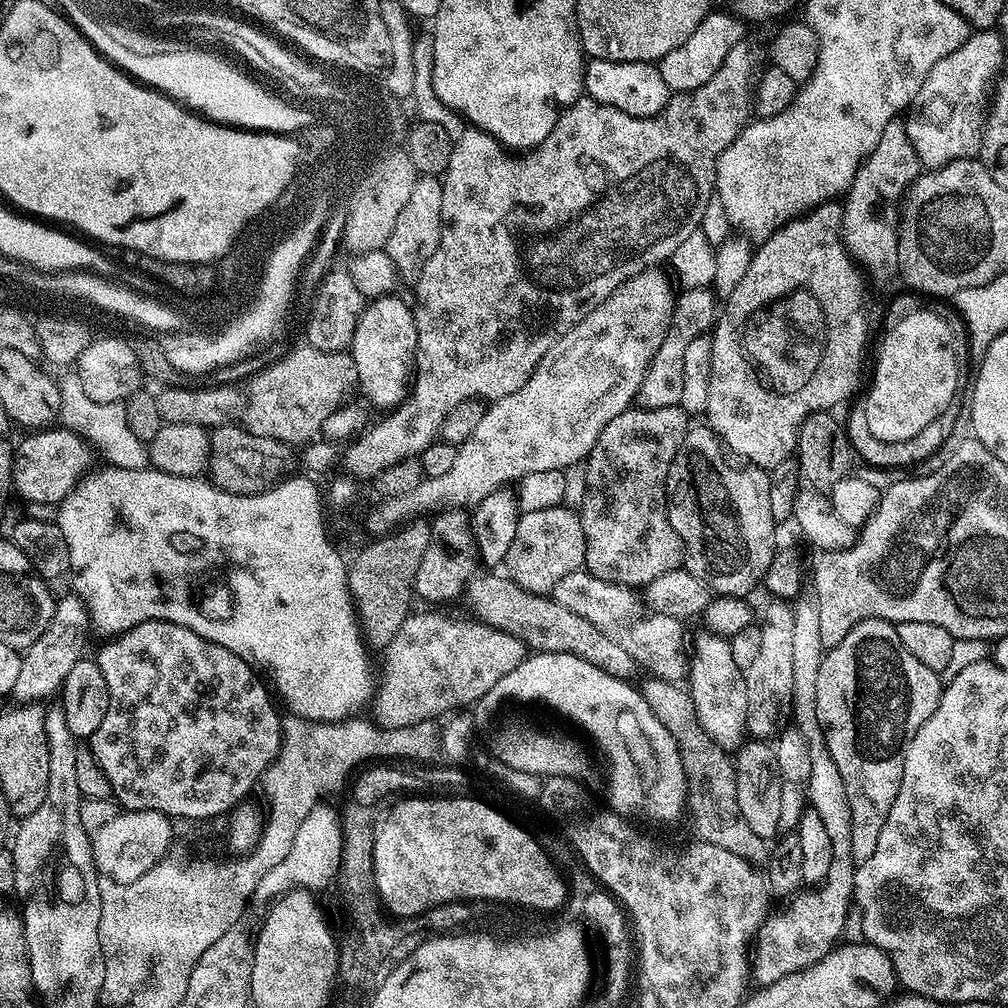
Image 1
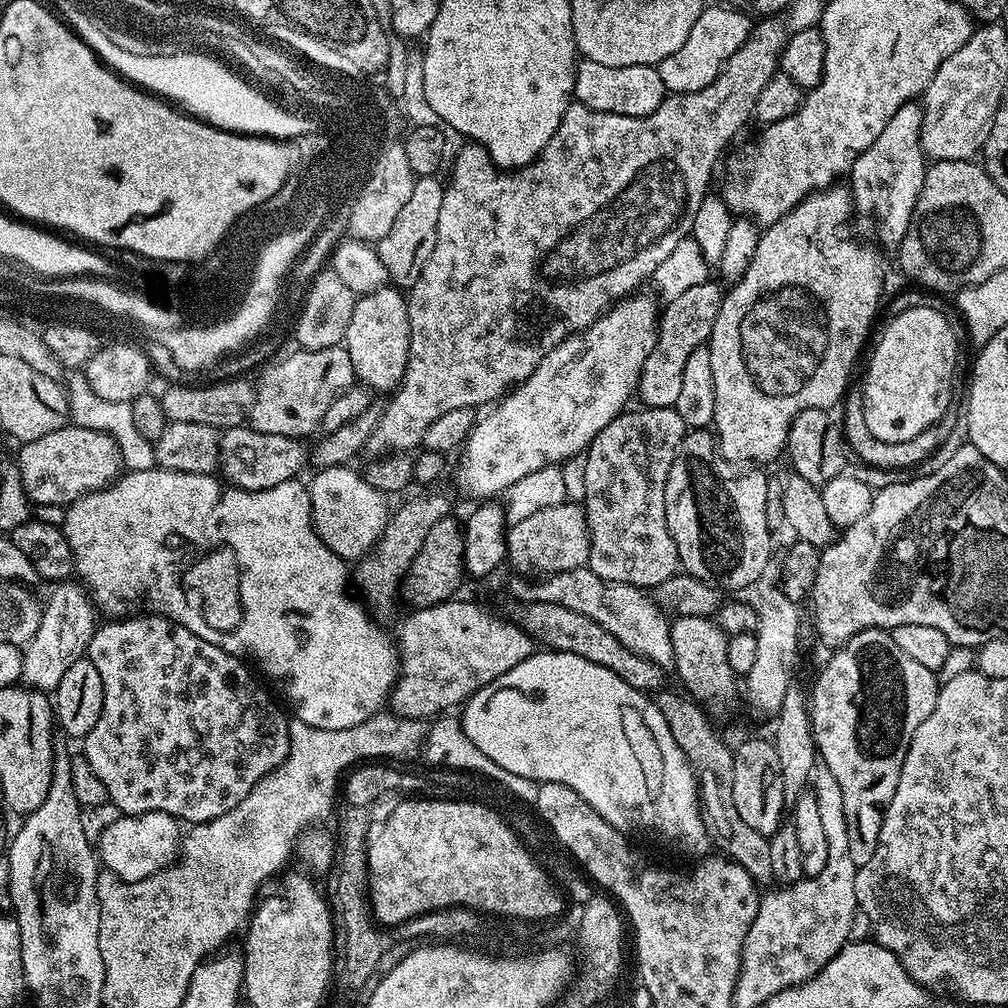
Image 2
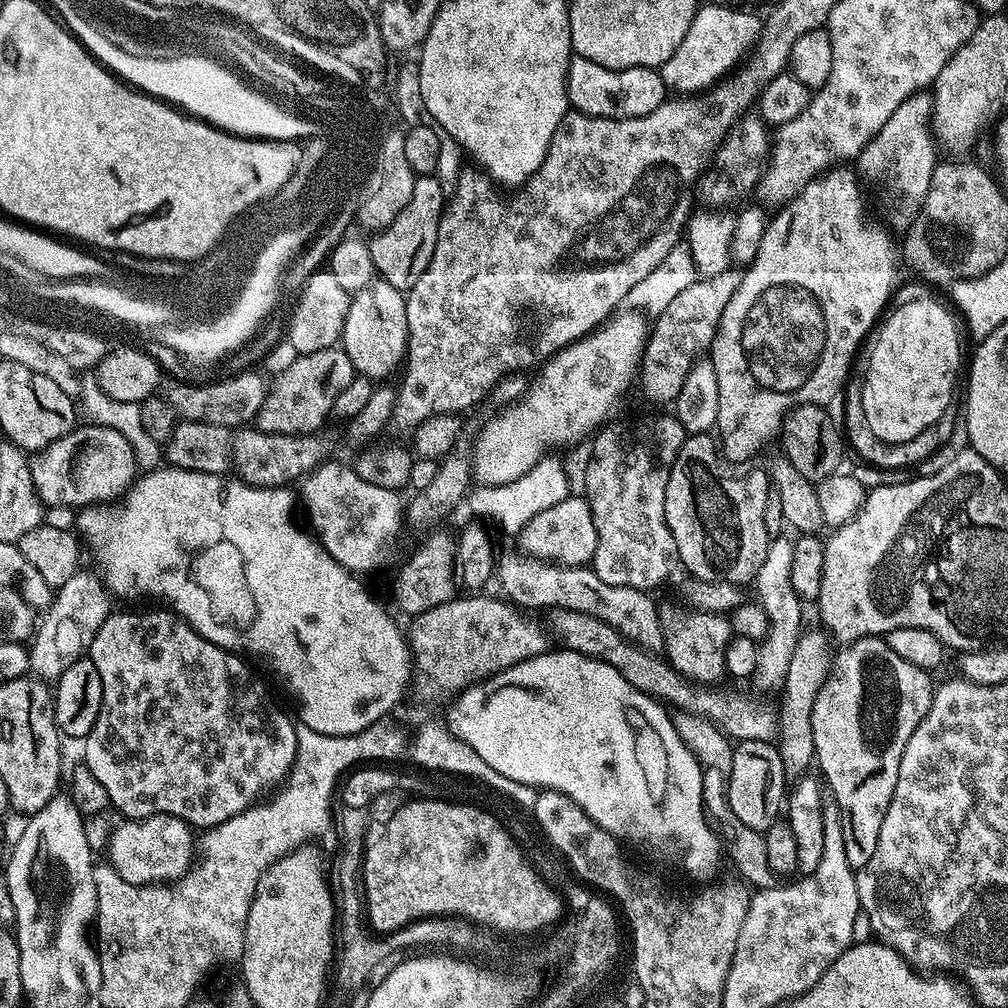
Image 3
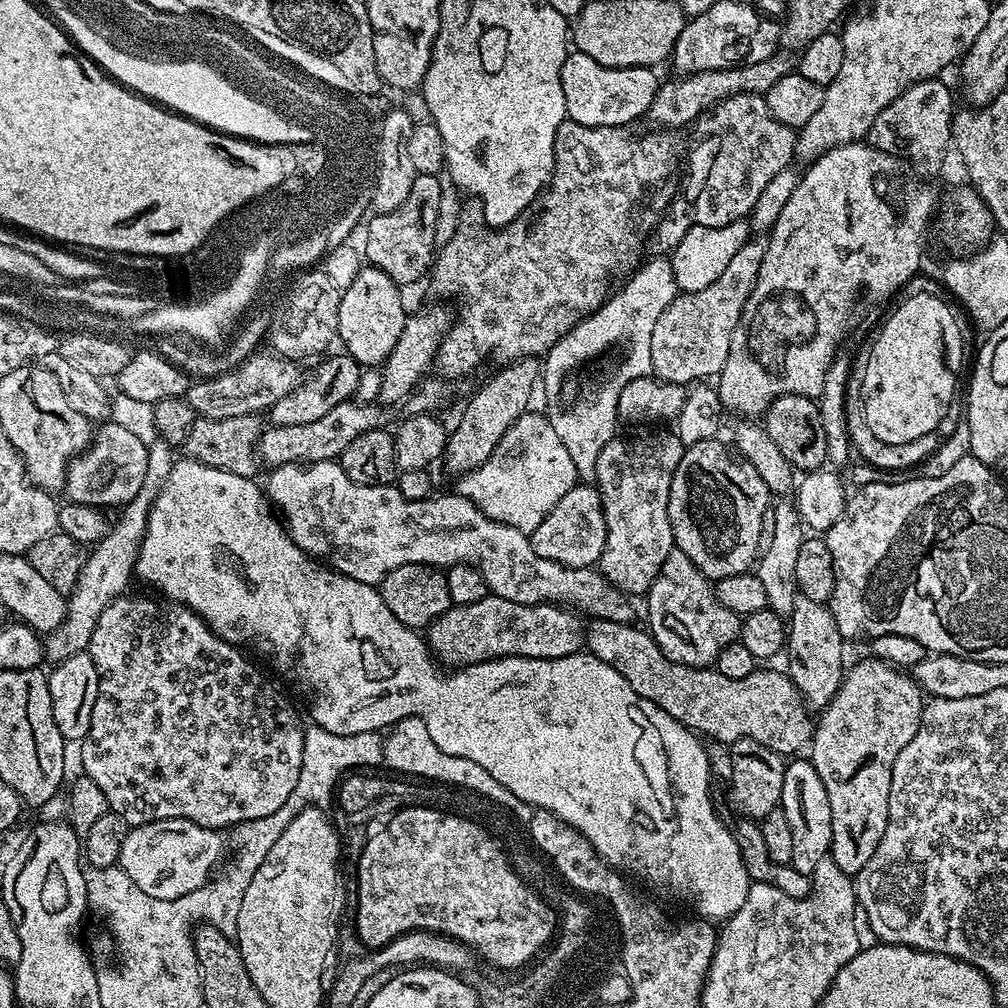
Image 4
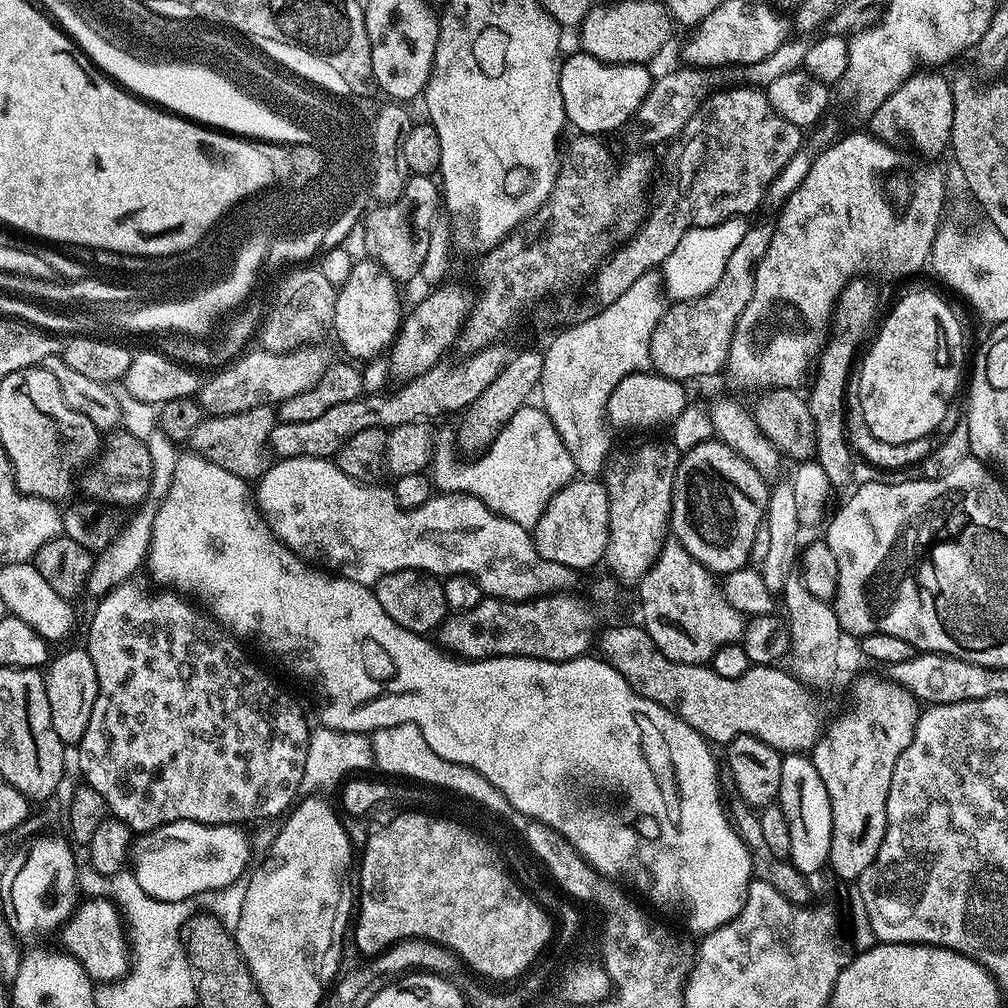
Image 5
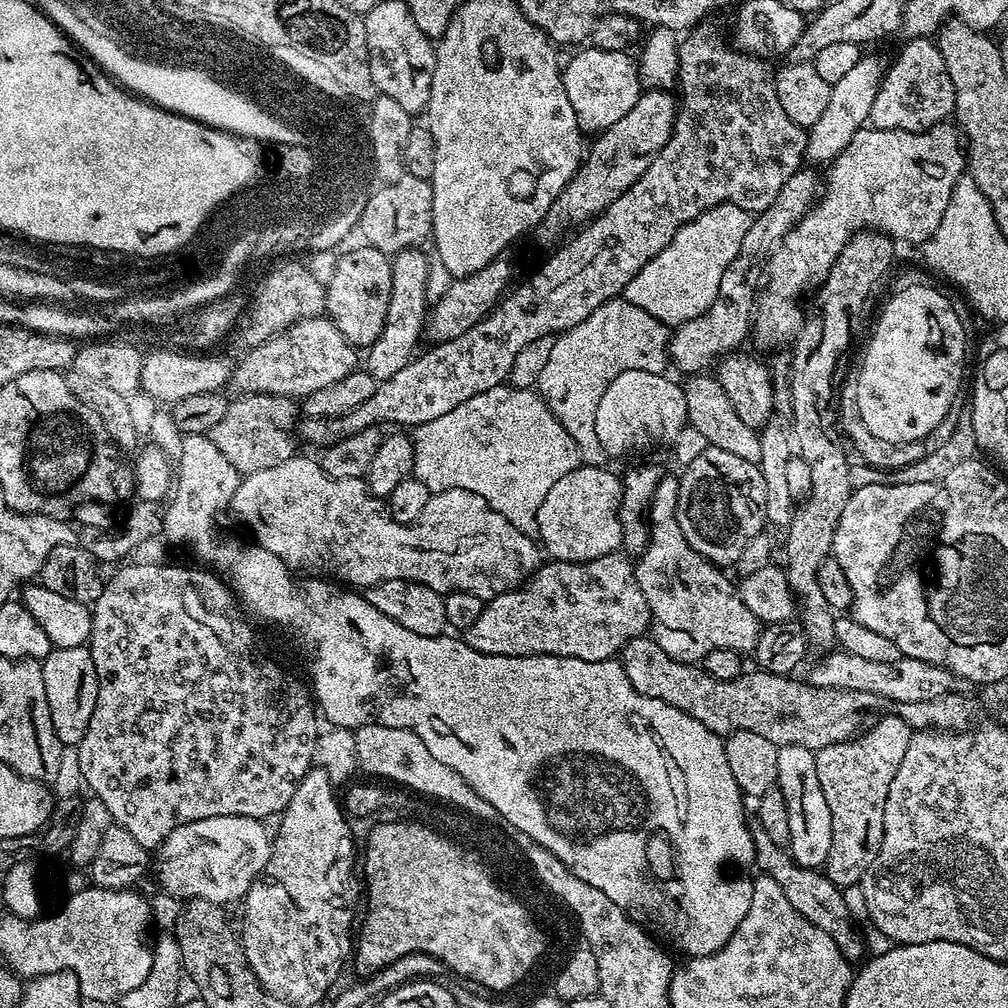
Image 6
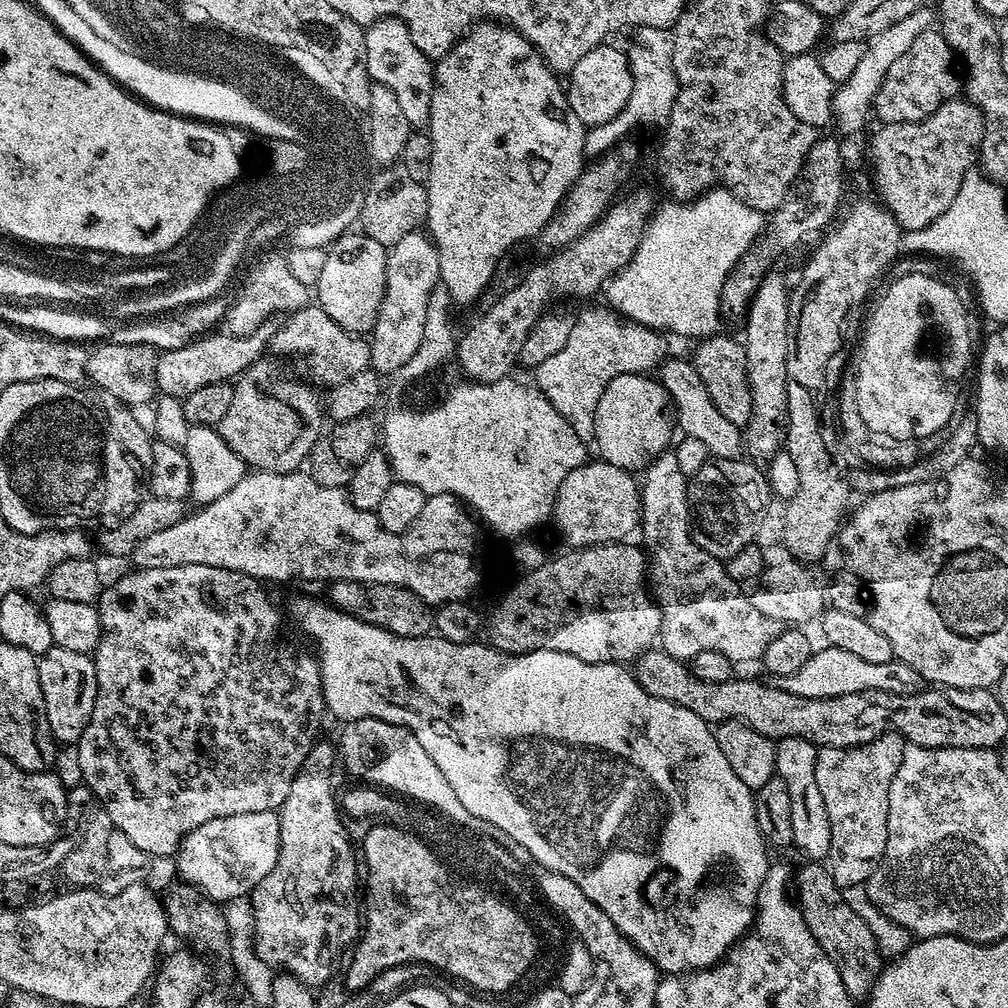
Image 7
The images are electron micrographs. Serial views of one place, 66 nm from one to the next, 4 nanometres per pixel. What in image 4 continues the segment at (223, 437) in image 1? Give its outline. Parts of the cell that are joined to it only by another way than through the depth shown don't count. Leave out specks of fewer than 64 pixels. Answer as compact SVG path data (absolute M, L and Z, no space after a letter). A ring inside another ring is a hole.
M355 399L343 400L334 410L315 422L303 426L268 426L257 444L257 455L268 463L269 469L287 464L317 464L323 460L336 460L358 434L366 434L372 428L381 427L385 409L379 403L362 404Z

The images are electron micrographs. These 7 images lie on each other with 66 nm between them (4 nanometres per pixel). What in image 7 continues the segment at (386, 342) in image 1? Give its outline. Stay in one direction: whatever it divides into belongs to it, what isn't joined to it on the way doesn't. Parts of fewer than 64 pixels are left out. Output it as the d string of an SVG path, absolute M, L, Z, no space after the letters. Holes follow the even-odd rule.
M349 230L332 241L326 251L326 263L322 265L322 275L318 277L314 296L318 306L338 322L348 332L371 333L382 306L386 290L386 262L388 248L382 242L364 235L359 230Z

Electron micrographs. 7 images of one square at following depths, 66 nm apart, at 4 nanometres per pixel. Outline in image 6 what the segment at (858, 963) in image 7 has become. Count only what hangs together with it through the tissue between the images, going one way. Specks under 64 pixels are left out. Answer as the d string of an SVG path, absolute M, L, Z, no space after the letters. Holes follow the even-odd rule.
M755 818L749 819L748 829L756 851L755 867L757 869L760 867L759 871L772 879L779 895L784 896L786 902L790 902L790 906L794 906L794 910L798 910L798 914L802 914L811 924L818 926L820 930L826 930L826 934L834 938L834 942L849 962L863 961L866 953L861 933L852 919L850 910L846 908L846 902L843 901L843 894L837 884L830 882L830 878L823 871L803 868L792 857L791 852L767 836L766 830L762 830L762 822L758 822Z

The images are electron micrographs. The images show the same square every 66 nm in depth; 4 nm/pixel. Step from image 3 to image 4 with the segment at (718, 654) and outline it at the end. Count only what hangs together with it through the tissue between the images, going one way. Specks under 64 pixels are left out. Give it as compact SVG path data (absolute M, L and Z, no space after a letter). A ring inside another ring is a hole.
M673 550L662 562L662 570L654 578L654 582L649 586L646 599L648 599L648 624L647 631L652 633L652 637L658 642L662 654L679 664L685 664L691 668L707 668L715 665L718 654L731 644L740 635L741 617L734 614L734 610L726 610L716 597L716 589L713 581L709 580L686 558L686 554L679 550Z

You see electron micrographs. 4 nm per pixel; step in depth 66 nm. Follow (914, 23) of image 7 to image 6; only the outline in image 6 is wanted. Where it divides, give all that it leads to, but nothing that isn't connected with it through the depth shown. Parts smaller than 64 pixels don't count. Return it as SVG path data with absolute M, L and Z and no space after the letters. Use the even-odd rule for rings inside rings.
M870 54L861 55L857 65L841 79L832 85L829 103L824 113L807 129L807 144L804 159L807 163L822 166L831 163L834 157L849 145L850 139L860 128L867 125L874 97L880 89L883 75L886 71L884 62Z

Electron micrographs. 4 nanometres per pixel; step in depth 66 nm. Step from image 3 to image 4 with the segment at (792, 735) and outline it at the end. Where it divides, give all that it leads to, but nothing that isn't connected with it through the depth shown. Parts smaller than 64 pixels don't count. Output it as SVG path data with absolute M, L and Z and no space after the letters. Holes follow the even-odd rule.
M797 595L796 601L792 604L792 614L787 617L786 627L788 629L786 674L792 679L796 689L803 694L809 709L819 709L826 698L831 698L836 693L844 680L846 671L844 635L838 630L838 622L834 622L828 604L819 604L802 595Z

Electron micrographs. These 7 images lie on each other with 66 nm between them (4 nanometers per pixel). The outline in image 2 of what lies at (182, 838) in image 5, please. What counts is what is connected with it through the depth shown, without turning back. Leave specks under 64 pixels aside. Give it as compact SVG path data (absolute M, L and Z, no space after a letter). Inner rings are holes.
M161 811L144 815L121 815L103 831L96 846L99 861L103 867L114 873L120 880L142 881L156 872L173 865L179 857L182 846L182 831L179 821Z

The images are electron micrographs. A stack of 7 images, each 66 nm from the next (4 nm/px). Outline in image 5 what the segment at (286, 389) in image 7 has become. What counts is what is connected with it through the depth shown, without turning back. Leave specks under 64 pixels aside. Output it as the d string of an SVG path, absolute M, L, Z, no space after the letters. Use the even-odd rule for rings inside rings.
M266 404L229 416L209 415L198 426L198 430L194 430L190 444L193 449L222 466L222 470L230 470L230 474L246 482L256 482L270 467L270 441L277 423L277 413Z

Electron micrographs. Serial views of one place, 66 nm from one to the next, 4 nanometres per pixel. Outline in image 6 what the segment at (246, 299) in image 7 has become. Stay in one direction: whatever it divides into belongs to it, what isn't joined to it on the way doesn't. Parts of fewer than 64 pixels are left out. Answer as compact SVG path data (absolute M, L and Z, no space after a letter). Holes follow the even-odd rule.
M286 262L274 269L256 288L256 296L251 297L248 311L239 325L238 333L245 340L248 348L262 346L269 338L277 336L290 325L306 318L323 315L327 304L325 302L326 286L310 274L305 263Z

